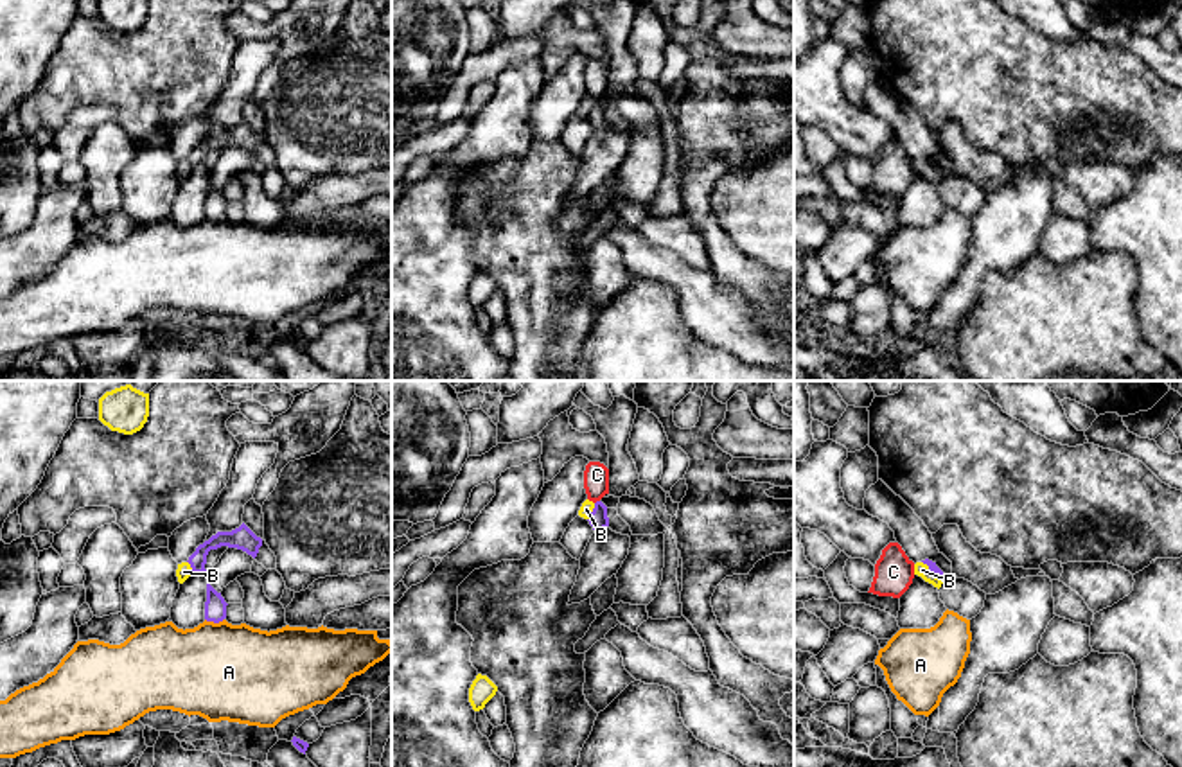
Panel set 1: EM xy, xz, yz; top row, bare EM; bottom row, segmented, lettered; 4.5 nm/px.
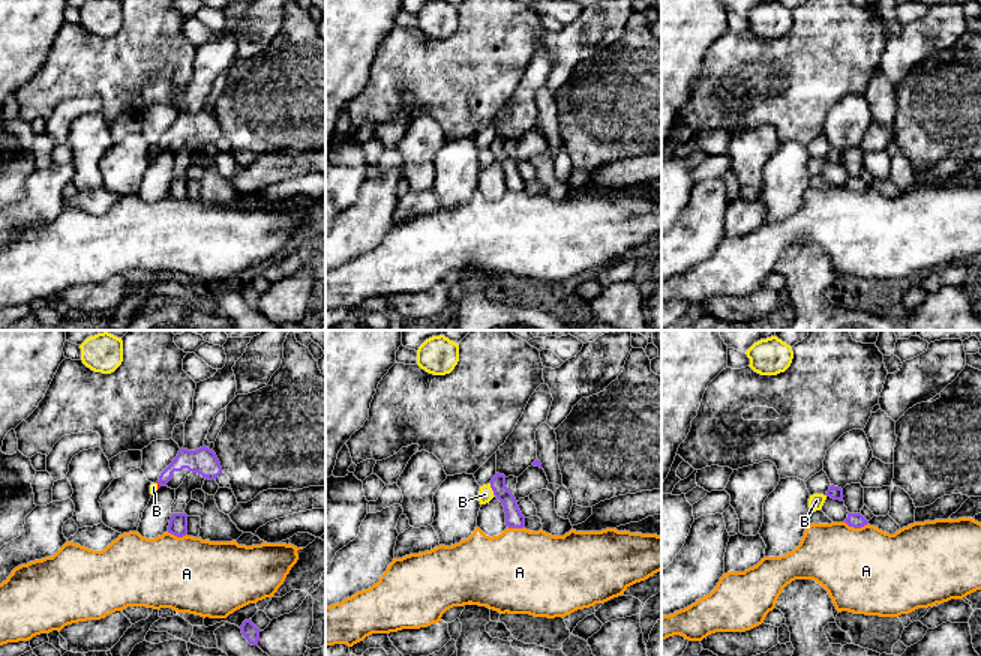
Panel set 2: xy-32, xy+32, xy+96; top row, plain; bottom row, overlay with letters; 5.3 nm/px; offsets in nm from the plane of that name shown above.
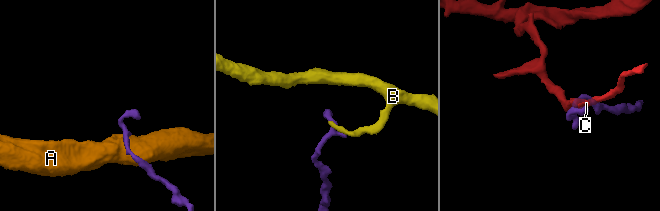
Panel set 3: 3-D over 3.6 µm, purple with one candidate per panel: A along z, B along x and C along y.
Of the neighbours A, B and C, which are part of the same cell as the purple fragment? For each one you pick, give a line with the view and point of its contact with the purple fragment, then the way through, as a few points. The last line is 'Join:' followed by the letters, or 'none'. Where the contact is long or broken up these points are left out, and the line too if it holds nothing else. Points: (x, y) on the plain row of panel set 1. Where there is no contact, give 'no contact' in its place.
Join: none

